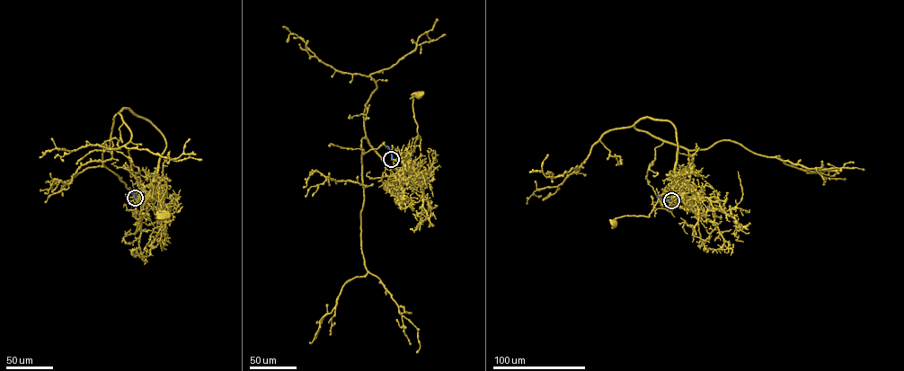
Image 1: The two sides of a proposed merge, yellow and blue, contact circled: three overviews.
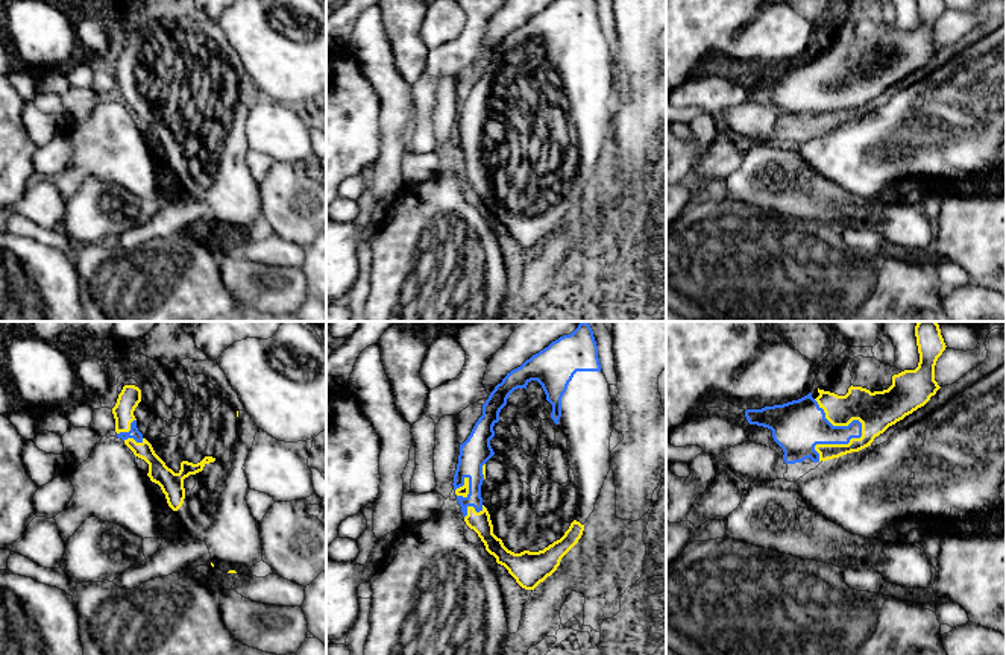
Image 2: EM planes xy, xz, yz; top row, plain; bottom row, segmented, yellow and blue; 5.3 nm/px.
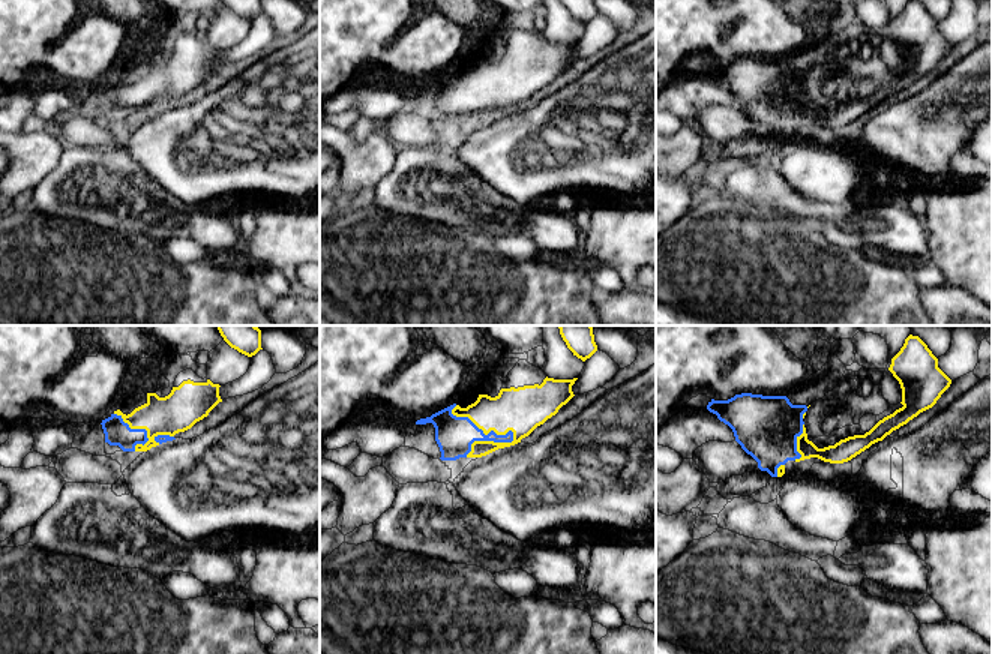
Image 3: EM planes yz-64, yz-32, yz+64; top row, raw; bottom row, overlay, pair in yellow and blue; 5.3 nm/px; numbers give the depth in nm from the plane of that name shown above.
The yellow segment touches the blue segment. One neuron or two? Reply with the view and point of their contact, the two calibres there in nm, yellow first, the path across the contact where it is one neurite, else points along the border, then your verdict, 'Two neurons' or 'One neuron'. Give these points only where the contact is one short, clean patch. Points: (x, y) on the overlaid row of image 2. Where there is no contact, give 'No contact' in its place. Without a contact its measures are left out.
Touches yellow at yz (862, 432). Thickness 200 nm (yellow) against 160 nm. One neuron

